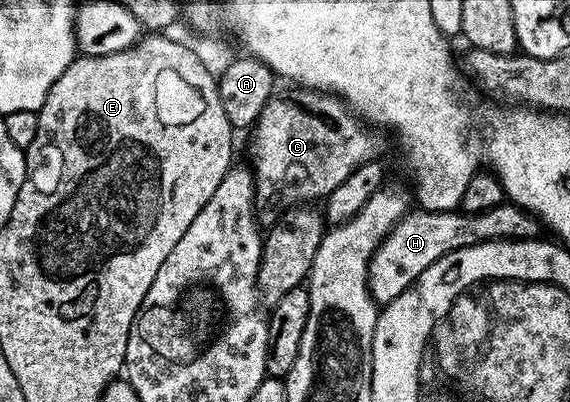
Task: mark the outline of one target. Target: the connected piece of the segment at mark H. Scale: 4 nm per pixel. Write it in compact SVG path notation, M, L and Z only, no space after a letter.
M510 200L476 214L464 214L458 209L415 208L403 215L403 219L383 237L382 244L375 250L375 255L367 264L367 287L376 303L386 304L401 296L401 292L408 290L419 279L421 272L425 272L425 268L449 252L482 242L535 240L540 237L539 230L539 219Z

